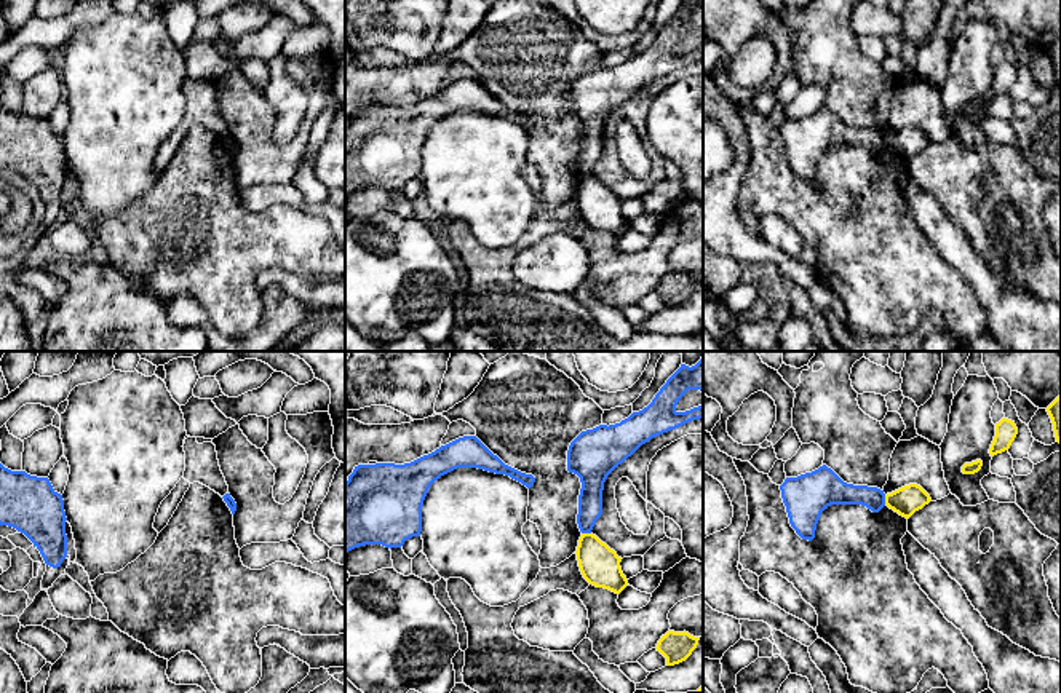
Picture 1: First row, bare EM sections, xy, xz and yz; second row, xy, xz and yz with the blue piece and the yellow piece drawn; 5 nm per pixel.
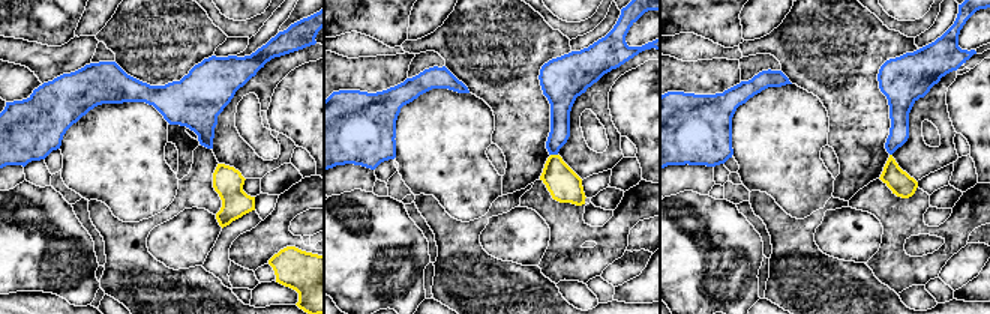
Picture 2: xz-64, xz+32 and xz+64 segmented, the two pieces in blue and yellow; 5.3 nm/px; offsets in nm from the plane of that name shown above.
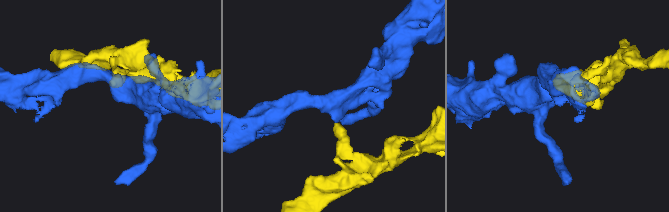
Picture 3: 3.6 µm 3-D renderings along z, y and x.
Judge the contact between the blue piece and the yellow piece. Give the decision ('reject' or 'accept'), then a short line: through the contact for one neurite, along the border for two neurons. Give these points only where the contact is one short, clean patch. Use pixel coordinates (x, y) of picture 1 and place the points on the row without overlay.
reject | xz (582, 174), (590, 176)

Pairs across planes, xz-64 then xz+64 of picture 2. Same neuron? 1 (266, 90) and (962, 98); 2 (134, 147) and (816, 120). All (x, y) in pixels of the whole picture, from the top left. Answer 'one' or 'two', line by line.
1: two
2: one

